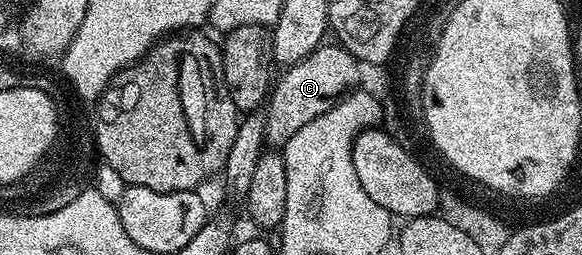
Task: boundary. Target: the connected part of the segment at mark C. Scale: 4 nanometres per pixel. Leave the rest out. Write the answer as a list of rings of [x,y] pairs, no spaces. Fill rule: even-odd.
[[[327,43],[314,49],[305,60],[297,62],[296,65],[286,66],[280,77],[278,74],[277,80],[270,90],[269,100],[265,105],[267,119],[265,123],[266,144],[271,147],[286,145],[289,139],[293,139],[293,135],[297,135],[297,131],[301,131],[301,127],[305,127],[305,123],[313,123],[313,119],[317,119],[322,113],[331,109],[335,101],[342,98],[351,88],[356,86],[354,84],[360,80],[359,69],[360,64],[355,60],[355,57],[343,46],[333,43]]]

